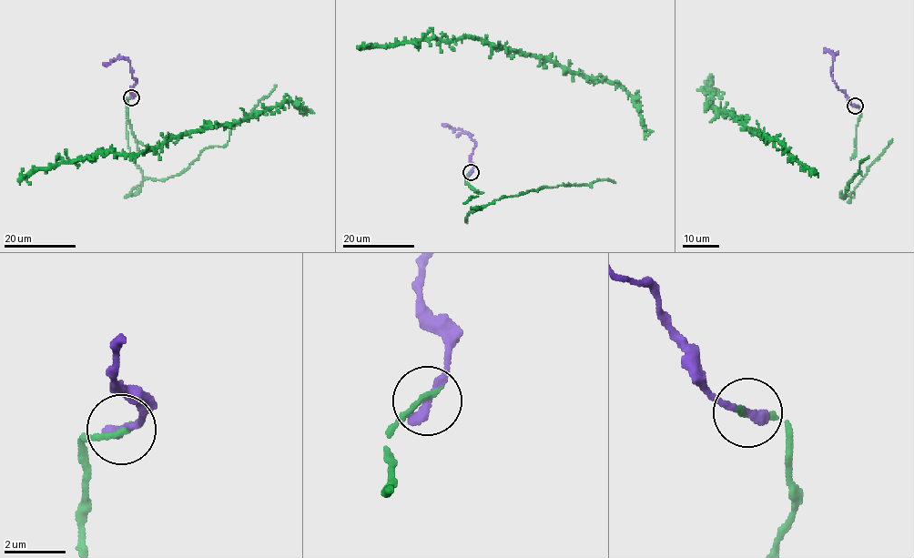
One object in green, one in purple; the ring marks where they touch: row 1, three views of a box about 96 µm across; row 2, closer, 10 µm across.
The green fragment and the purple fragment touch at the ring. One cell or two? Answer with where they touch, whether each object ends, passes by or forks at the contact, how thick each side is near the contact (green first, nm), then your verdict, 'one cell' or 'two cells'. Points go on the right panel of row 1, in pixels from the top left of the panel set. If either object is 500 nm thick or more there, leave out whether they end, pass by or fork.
place (855, 106); green ends; purple ends; calibres 240 and 360 nm; one cell

